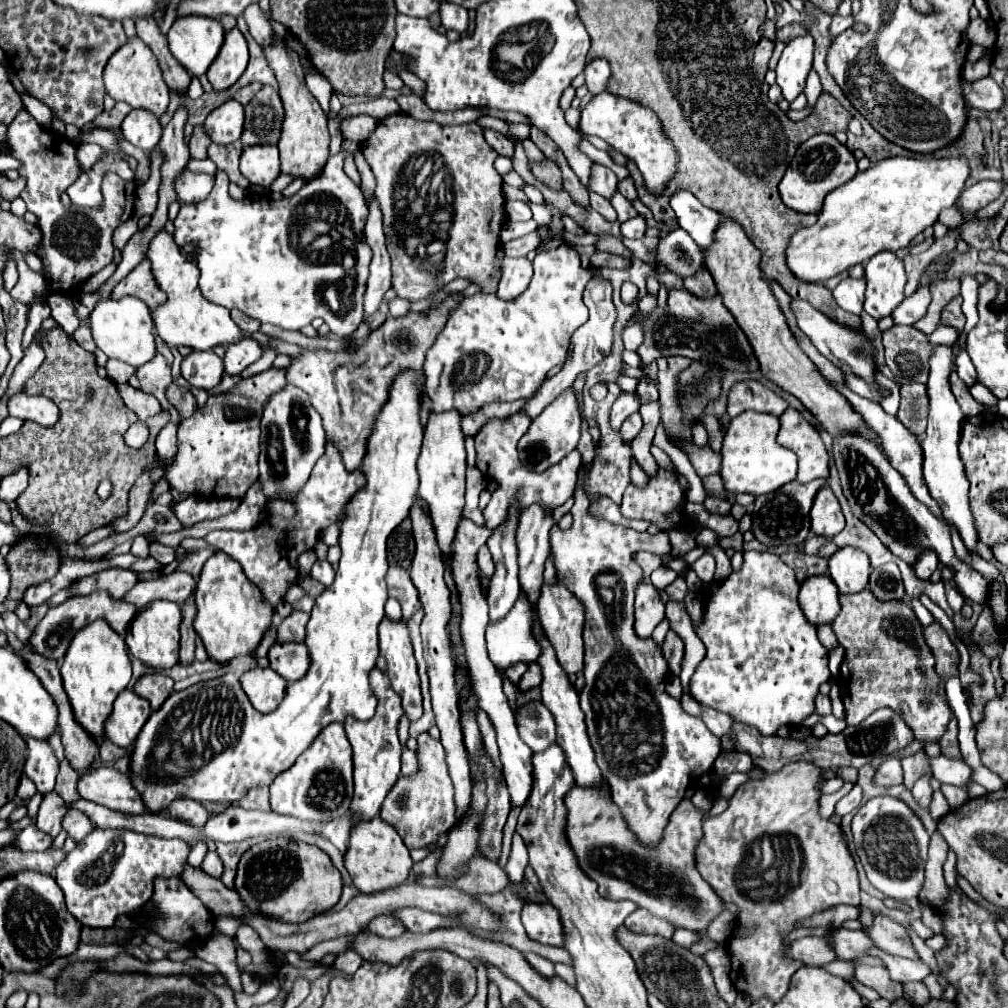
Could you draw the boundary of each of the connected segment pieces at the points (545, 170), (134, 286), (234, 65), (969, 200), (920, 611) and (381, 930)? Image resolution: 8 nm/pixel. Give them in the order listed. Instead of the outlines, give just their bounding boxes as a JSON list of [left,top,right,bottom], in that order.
[[529,159,563,191],[111,259,167,311],[207,27,249,91],[955,181,1005,211],[911,599,933,625],[367,915,407,937]]

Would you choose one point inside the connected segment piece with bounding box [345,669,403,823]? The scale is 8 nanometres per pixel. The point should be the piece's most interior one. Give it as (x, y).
(376, 749)

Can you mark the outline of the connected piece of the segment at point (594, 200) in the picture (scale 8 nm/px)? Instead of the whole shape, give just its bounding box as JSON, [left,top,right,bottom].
[591,193,617,223]

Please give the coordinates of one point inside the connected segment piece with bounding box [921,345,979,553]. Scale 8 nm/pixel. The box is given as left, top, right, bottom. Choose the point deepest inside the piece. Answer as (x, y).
(943, 469)

